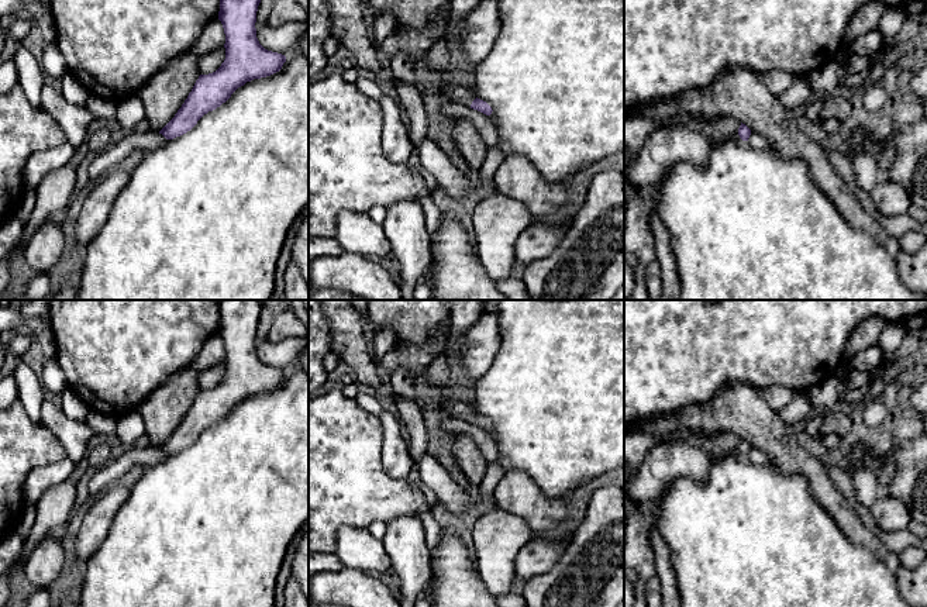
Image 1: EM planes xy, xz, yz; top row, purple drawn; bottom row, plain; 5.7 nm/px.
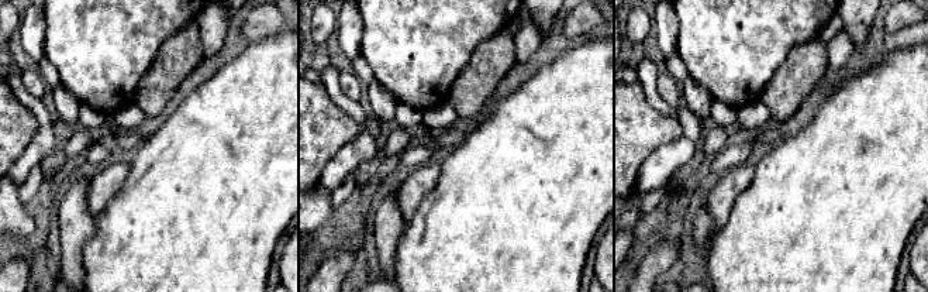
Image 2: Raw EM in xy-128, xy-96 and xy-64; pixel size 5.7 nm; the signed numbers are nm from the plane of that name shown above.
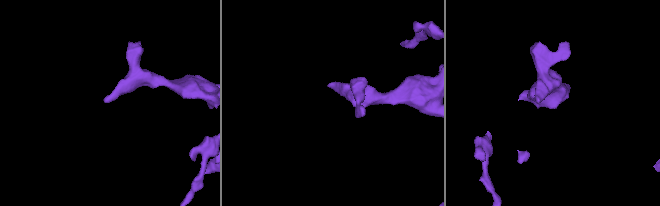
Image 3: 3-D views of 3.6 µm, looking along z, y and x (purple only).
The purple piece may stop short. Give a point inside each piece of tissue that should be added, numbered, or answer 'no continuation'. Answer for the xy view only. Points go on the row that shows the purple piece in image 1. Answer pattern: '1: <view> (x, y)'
no continuation

